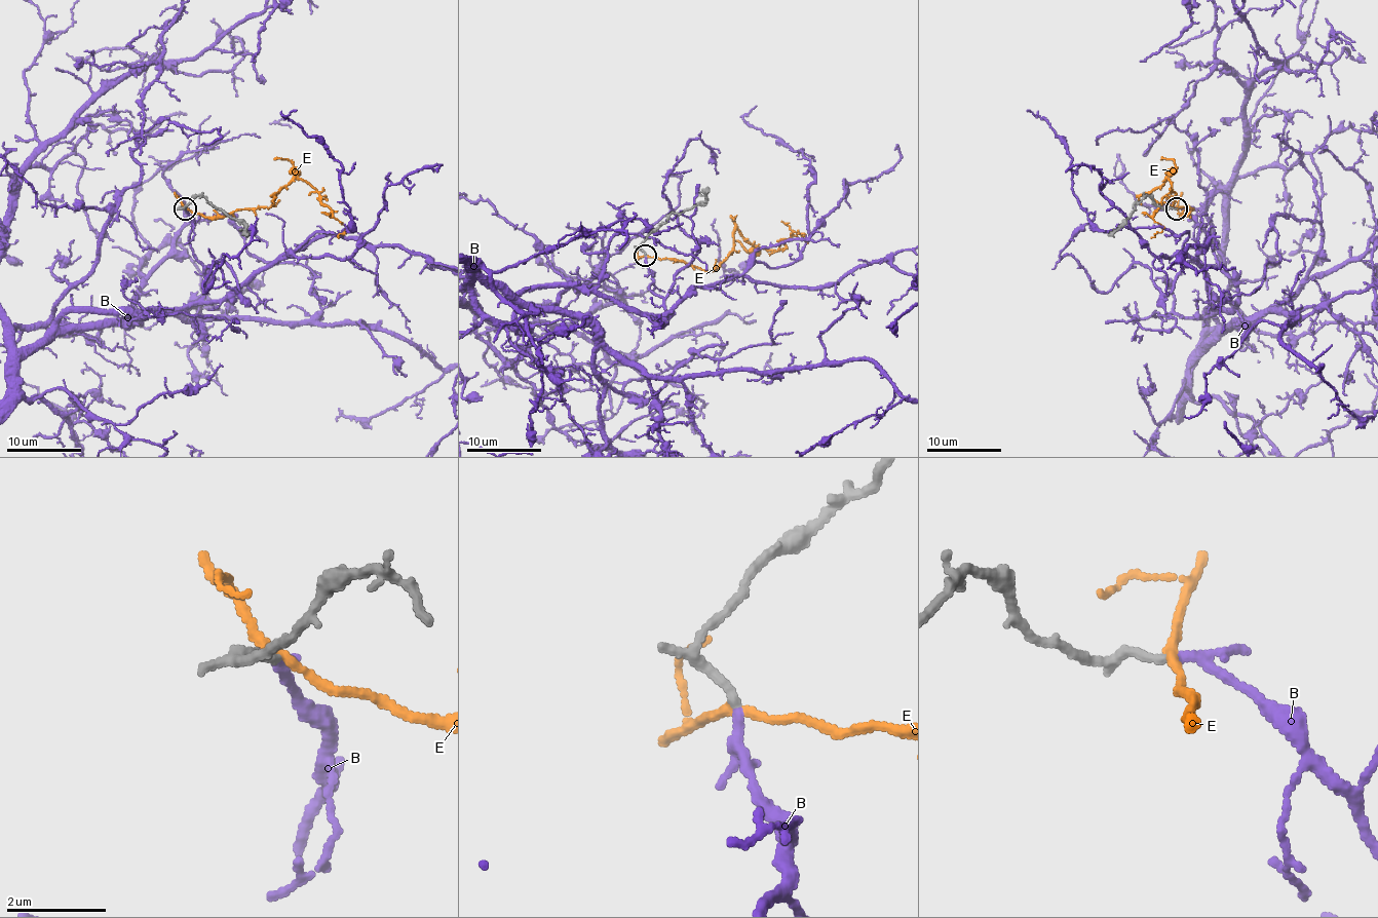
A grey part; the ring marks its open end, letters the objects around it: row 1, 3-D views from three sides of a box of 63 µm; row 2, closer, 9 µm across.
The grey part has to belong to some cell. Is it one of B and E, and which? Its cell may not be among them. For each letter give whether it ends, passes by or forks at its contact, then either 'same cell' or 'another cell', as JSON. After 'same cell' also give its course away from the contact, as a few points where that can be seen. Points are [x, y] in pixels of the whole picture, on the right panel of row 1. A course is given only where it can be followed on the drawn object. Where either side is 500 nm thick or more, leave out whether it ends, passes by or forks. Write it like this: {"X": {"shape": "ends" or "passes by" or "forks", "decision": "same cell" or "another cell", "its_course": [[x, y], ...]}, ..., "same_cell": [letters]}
{"B": {"shape": "forks", "decision": "same cell"}, "E": {"shape": "passes by", "decision": "another cell"}, "same_cell": ["B"]}

